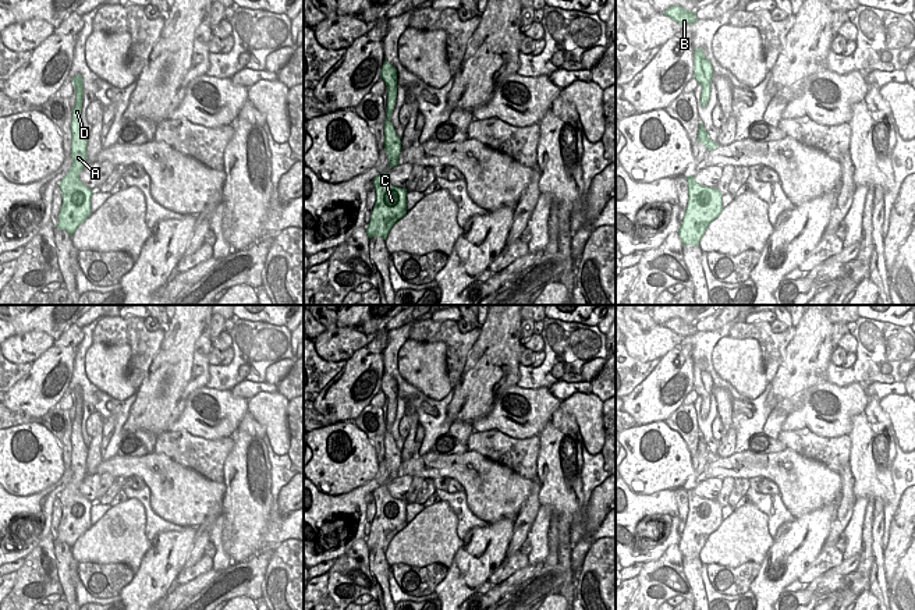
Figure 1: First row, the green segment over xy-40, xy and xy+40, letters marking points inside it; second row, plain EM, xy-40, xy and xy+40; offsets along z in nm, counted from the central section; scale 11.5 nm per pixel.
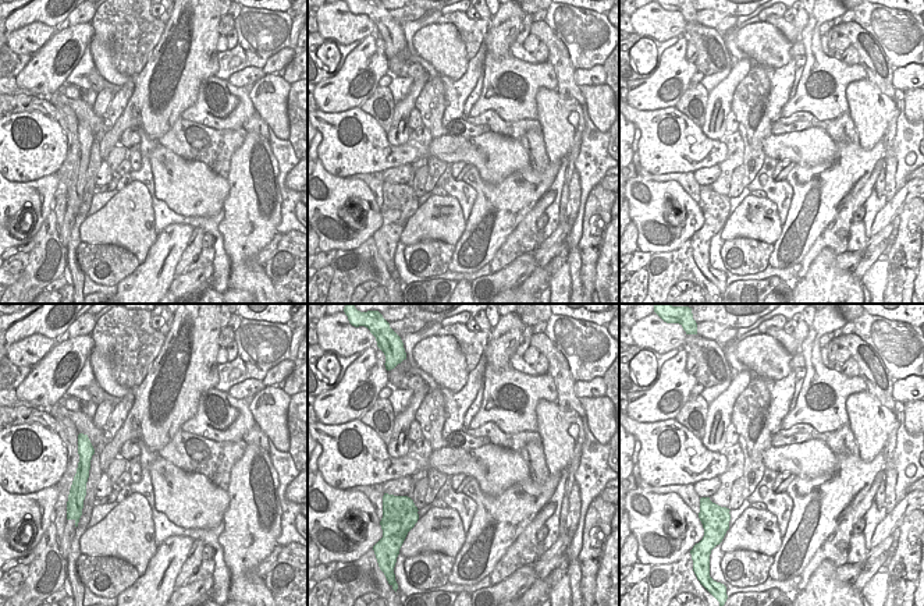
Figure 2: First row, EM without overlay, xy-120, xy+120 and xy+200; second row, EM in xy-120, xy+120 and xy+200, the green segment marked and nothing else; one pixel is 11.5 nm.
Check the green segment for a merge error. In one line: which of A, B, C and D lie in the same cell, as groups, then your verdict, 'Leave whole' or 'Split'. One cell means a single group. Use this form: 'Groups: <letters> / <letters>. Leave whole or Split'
Groups: A B C D. Leave whole

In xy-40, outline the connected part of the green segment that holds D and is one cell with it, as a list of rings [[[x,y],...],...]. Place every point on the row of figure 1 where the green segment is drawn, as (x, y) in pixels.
[[[75,75],[72,79],[75,89],[75,106],[72,109],[71,120],[71,159],[72,164],[65,177],[58,182],[63,195],[63,203],[58,213],[58,223],[56,228],[65,230],[71,237],[92,213],[91,213],[91,196],[92,189],[85,187],[79,180],[79,173],[86,164],[86,146],[88,135],[84,131],[81,121],[82,109],[82,78]]]

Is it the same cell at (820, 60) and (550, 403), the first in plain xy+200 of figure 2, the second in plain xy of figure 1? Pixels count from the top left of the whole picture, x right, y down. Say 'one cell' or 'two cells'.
one cell

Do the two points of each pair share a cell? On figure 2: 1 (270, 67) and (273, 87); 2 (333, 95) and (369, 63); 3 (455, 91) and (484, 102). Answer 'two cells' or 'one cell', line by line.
1: two cells
2: one cell
3: two cells

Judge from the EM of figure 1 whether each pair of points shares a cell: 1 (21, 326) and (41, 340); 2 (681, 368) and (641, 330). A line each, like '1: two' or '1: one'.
1: two
2: two

